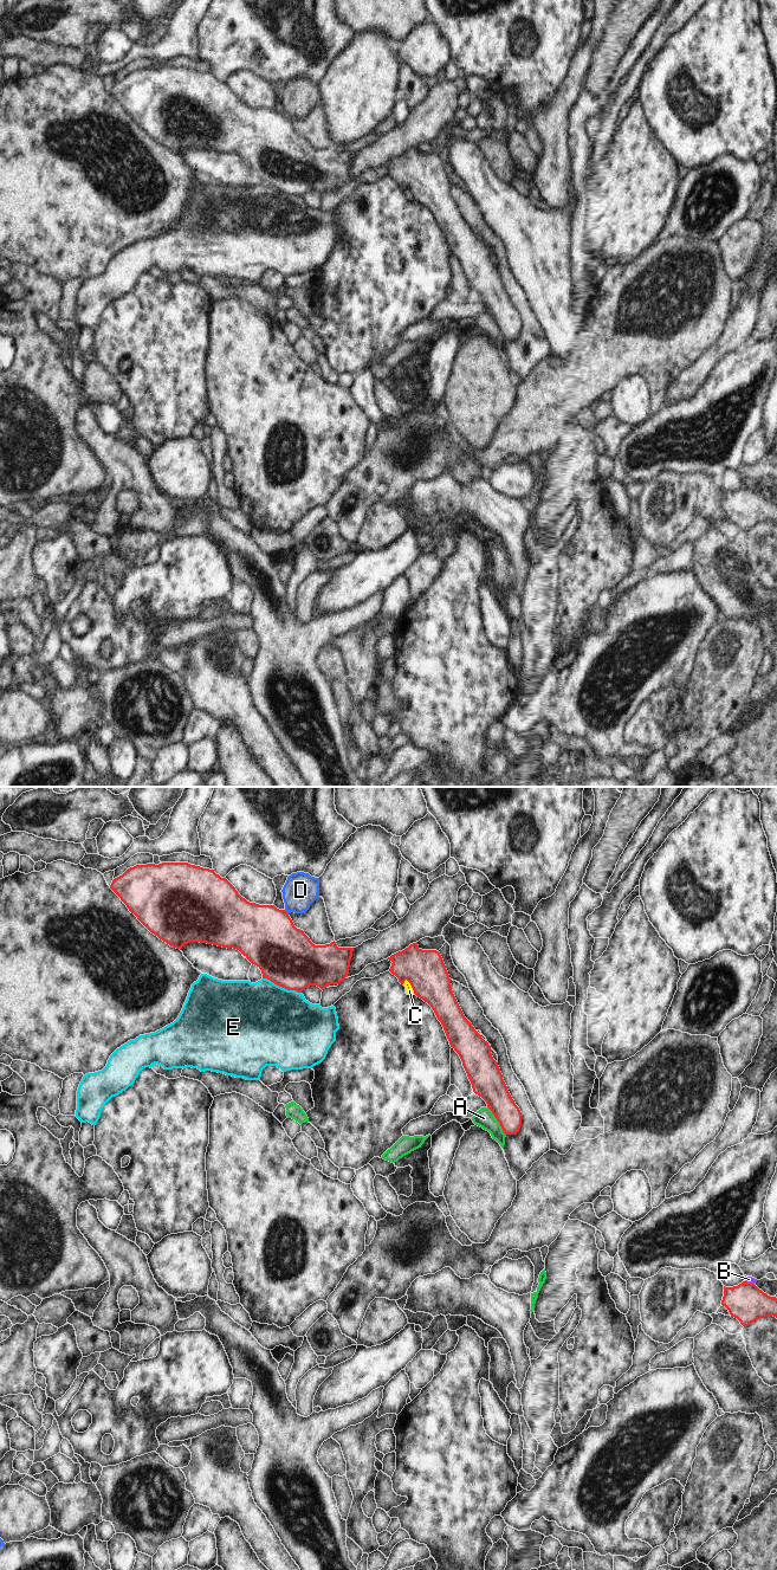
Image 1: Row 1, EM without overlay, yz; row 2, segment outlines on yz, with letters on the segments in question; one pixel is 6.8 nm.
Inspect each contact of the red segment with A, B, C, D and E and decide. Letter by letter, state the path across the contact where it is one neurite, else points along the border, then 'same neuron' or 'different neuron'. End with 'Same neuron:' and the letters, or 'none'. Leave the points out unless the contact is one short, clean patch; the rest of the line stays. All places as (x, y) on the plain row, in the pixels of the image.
A: different neuron
B: along yz (745, 485), (753, 489) | different neuron
C: along yz (406, 183), (415, 199) | different neuron
D: different neuron
E: different neuron
Same neuron: none

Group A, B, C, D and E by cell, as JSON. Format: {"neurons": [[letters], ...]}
{"neurons": [["A"], ["B"], ["C", "E"], ["D"]]}

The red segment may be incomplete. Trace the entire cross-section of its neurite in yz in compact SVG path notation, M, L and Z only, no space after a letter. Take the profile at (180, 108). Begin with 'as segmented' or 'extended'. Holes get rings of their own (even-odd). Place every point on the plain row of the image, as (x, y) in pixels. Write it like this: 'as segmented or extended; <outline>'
as segmented; M188 67L136 70L115 83L110 93L151 138L170 151L181 155L184 149L200 147L237 154L261 175L263 183L287 195L302 198L309 190L317 190L323 195L329 189L343 187L349 177L354 153L338 153L335 146L325 150L315 150L303 135L294 131L285 115L247 106L214 75Z

